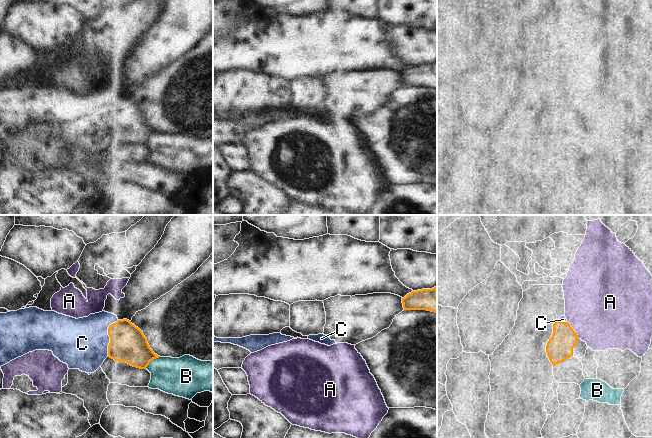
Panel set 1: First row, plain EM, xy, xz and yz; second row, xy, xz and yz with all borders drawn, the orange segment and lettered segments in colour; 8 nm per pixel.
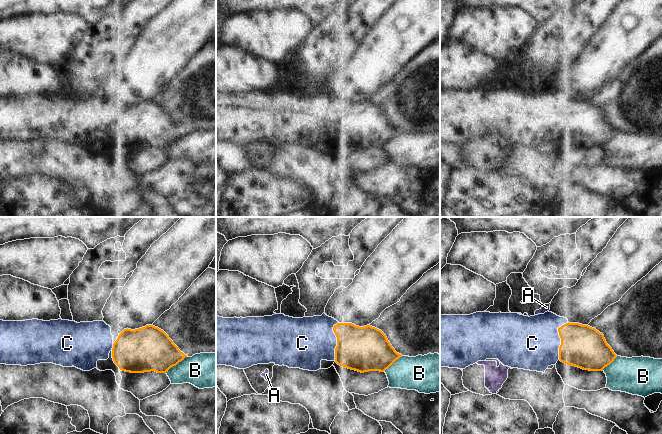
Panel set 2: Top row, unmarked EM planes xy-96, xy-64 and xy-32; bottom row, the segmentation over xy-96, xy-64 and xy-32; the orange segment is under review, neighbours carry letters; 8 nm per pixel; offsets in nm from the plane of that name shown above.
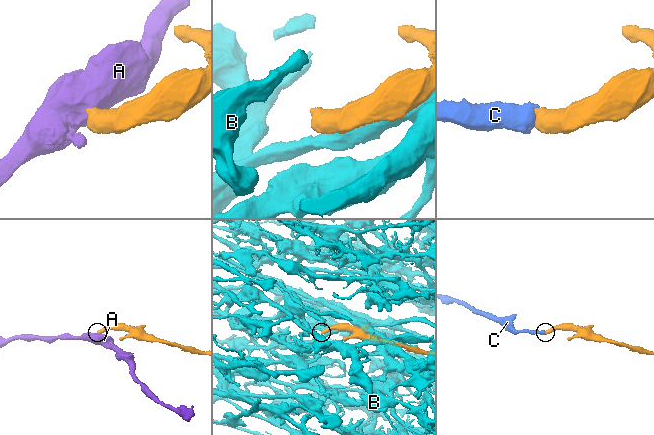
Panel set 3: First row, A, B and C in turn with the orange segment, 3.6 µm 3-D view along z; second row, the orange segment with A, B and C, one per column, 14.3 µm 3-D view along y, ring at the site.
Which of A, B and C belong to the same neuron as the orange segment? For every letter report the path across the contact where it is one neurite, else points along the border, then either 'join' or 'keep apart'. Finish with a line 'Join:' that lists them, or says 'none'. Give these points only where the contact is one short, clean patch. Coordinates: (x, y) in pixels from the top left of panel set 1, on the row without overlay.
A: border yz (567, 97), (579, 114); keep apart
B: keep apart
C: way xy (128, 120), (109, 112), (97, 112), (82, 119); join
Join: C

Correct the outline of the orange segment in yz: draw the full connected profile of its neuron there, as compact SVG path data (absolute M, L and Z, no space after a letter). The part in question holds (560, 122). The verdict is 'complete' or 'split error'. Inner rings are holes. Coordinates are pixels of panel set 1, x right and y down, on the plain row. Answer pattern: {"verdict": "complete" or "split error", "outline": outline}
{"verdict": "split error", "outline": "M565 91L553 100L553 110L546 121L546 129L553 143L573 132L573 124L578 115Z"}

